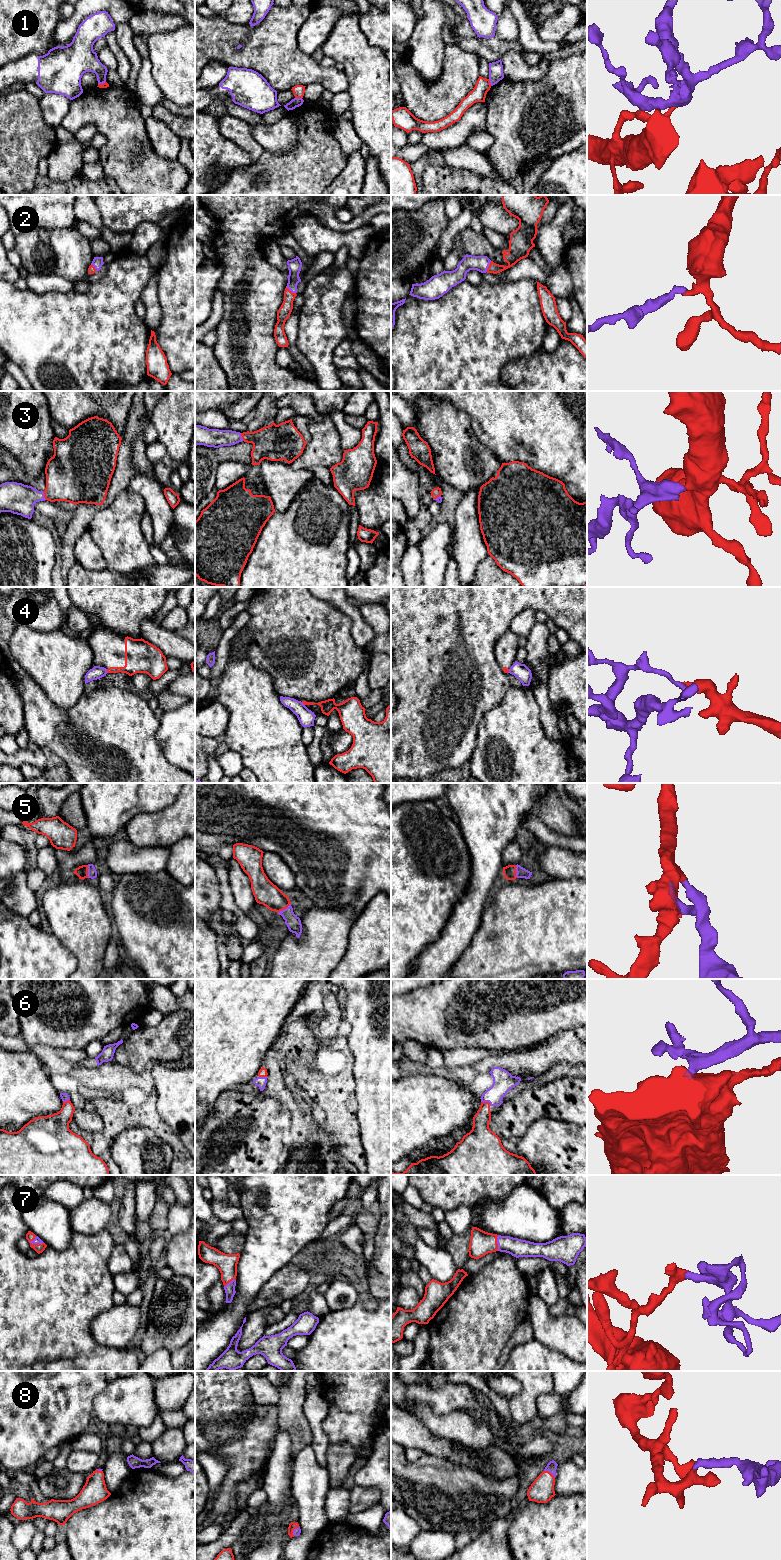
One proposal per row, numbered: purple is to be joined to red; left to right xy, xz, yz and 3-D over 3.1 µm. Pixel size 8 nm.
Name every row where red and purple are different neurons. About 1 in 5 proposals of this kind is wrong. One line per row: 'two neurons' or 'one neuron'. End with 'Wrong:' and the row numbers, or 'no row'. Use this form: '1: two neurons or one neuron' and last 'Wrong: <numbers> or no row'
1: two neurons
2: one neuron
3: one neuron
4: two neurons
5: one neuron
6: one neuron
7: one neuron
8: one neuron
Wrong: 1, 4

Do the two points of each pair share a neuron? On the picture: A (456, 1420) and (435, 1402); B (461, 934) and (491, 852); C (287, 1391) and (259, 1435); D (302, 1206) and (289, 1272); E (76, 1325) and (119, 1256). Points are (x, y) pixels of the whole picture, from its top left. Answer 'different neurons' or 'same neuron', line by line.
A: different neurons
B: same neuron
C: different neurons
D: different neurons
E: different neurons

